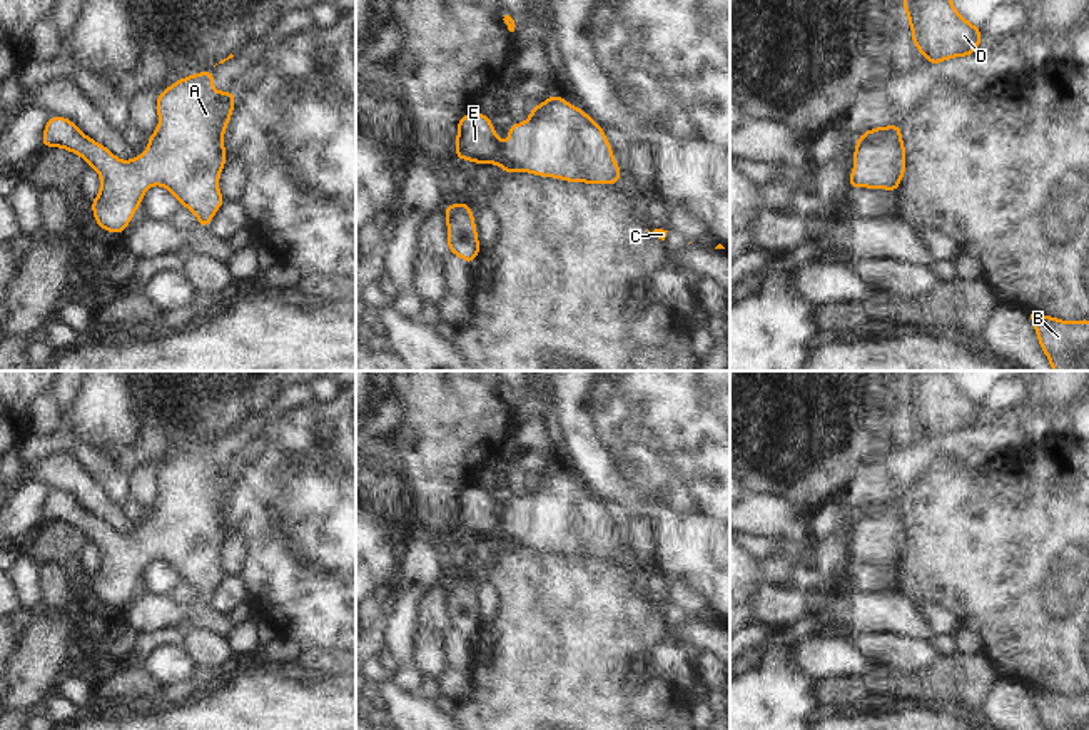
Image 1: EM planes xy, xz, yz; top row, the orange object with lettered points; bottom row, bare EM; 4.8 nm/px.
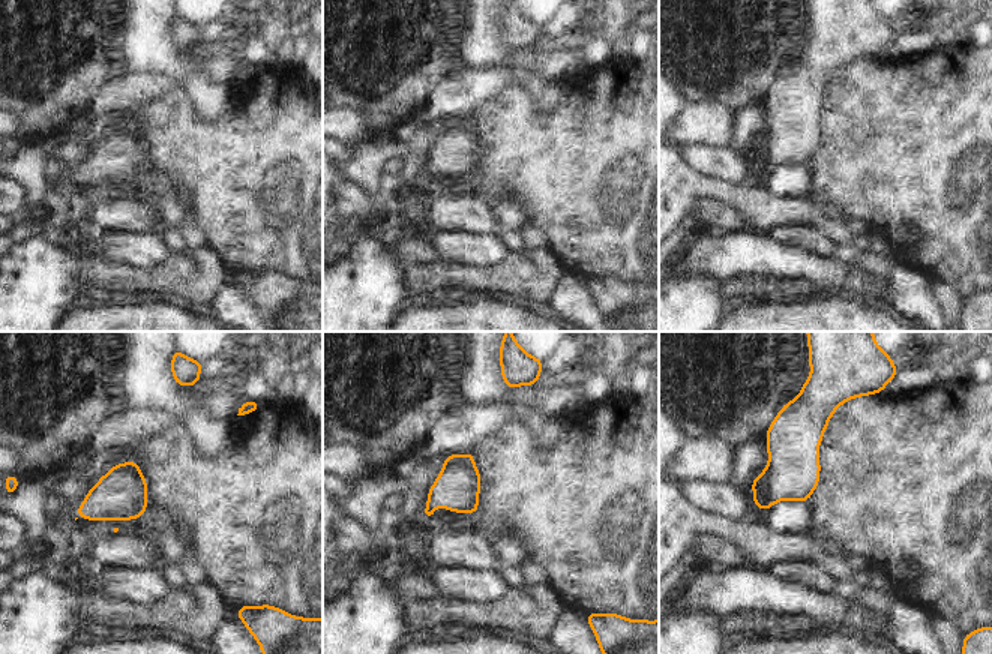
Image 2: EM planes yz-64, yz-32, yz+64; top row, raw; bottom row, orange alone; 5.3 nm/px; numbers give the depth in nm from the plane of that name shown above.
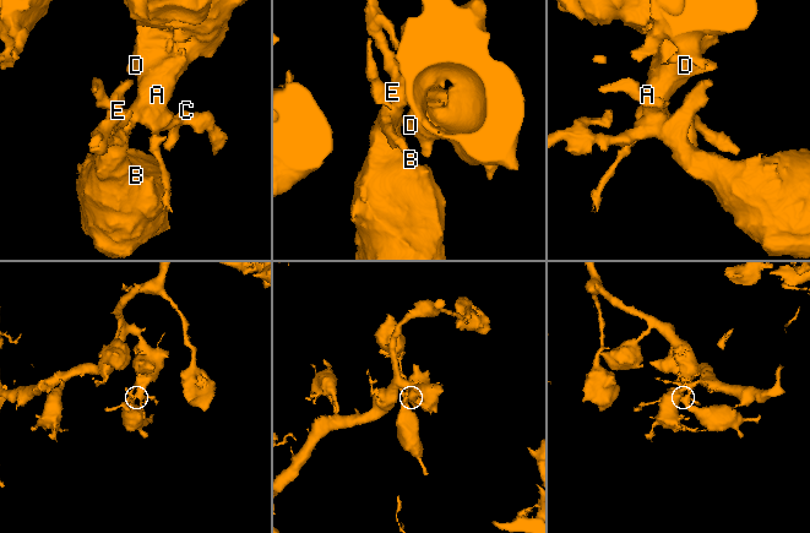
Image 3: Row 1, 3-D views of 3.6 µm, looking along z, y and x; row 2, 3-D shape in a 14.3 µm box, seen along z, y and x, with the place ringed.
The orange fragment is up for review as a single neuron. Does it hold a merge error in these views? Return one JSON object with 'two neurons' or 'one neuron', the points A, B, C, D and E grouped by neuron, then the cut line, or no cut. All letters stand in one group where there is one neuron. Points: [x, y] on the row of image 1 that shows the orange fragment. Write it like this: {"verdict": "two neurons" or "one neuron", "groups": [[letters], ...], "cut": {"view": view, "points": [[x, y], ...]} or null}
{"verdict": "one neuron", "groups": [["A", "B", "C", "D", "E"]], "cut": null}

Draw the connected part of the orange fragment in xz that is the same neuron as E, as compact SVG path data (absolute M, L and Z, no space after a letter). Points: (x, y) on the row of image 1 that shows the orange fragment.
M551 95L523 124L508 127L509 140L499 142L491 119L471 112L458 120L456 157L496 164L504 174L531 172L568 182L615 185L620 167L600 124L560 95Z

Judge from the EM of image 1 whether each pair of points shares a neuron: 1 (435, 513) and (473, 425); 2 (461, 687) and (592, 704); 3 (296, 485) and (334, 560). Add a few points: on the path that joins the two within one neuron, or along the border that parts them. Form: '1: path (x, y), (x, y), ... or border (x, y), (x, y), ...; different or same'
1: path (435, 491), (436, 461), (451, 446); same
2: border (465, 674), (470, 684), (470, 697), (456, 704); different
3: path (314, 503), (334, 523), (334, 542); same

